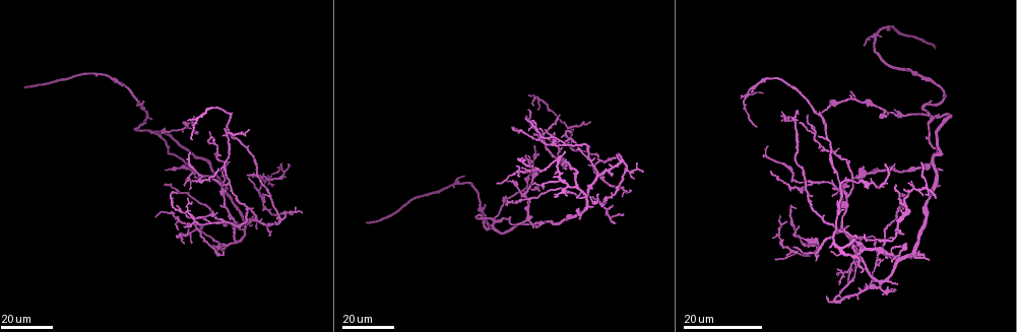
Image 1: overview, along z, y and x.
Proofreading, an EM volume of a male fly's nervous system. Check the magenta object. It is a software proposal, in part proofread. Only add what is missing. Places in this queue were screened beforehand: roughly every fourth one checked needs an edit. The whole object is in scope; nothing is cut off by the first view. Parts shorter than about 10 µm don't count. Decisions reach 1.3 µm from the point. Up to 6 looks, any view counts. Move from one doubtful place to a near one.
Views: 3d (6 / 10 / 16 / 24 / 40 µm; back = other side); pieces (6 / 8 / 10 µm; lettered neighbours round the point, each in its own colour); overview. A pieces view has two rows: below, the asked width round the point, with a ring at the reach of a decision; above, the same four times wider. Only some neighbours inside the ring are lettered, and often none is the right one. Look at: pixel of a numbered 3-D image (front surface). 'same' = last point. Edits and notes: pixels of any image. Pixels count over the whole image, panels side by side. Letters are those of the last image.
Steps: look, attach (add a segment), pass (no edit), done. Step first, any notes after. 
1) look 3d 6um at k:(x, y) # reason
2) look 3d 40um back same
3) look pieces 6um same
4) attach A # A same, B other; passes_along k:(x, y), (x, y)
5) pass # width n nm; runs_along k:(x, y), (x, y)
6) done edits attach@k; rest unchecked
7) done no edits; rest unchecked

look 3d 16um at 1:(256, 228) # thin end

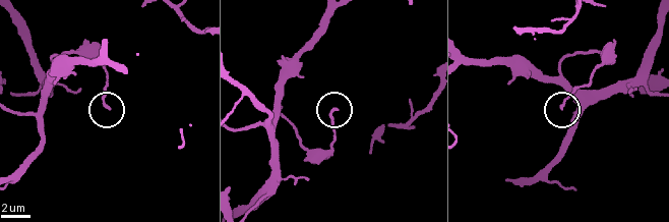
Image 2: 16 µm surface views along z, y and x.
look pieces 6um at 2:(336, 109) # what lies round it

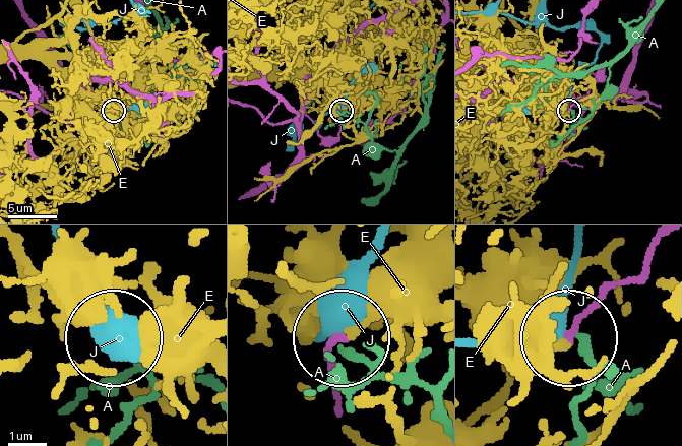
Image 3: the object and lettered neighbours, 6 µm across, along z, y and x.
pass # A other, E other, J other; runs_along 3:(660, 241), (572, 334); none of them fits

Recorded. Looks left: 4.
look 3d 24um at 1:(536, 147) # branch stops here

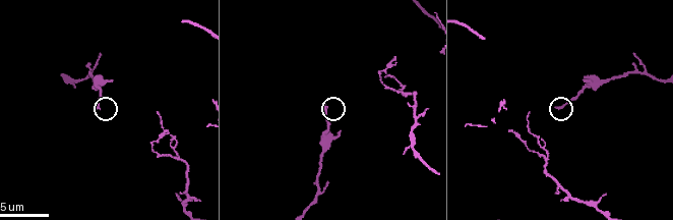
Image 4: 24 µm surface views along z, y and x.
look pieces 10um at 4:(322, 103)

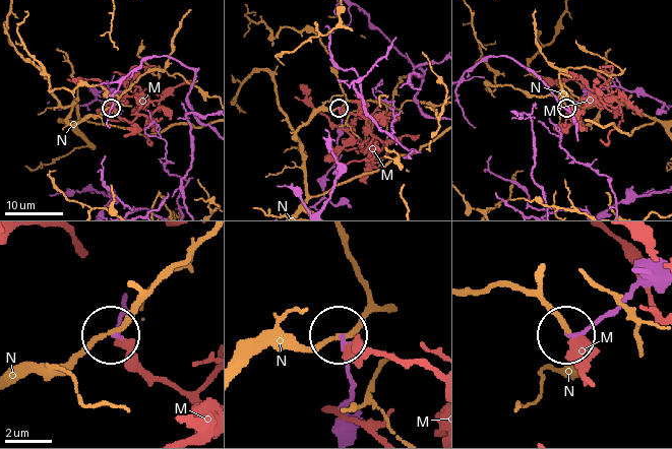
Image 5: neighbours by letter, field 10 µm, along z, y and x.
pass # M other, N other; none of them fits

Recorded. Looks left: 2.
look 3d 16um at 1:(496, 185) # tapers out

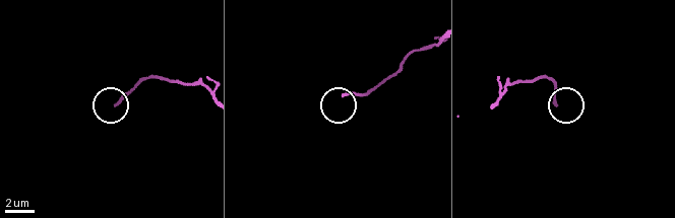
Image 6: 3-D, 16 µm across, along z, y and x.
look pieces 8um at 6:(116, 106)

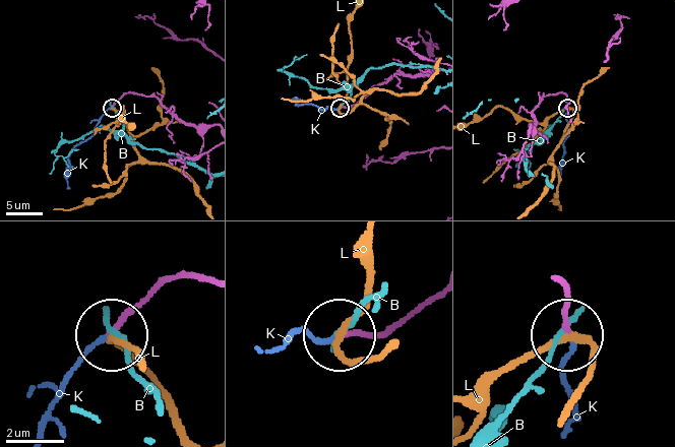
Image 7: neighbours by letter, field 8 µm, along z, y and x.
attach K # B other, K same, L other; passes_along 7:(561, 286), (570, 337), (563, 367), (568, 395); the cell continues

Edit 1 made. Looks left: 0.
done edits attach@7; rest unchecked

